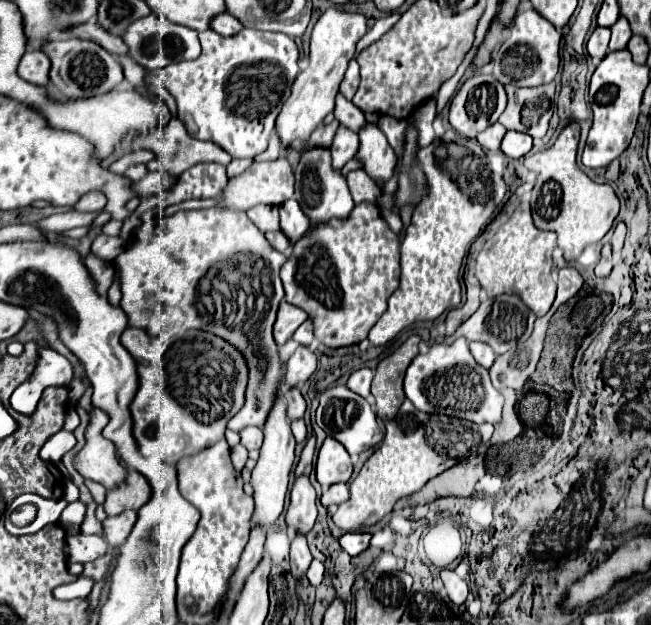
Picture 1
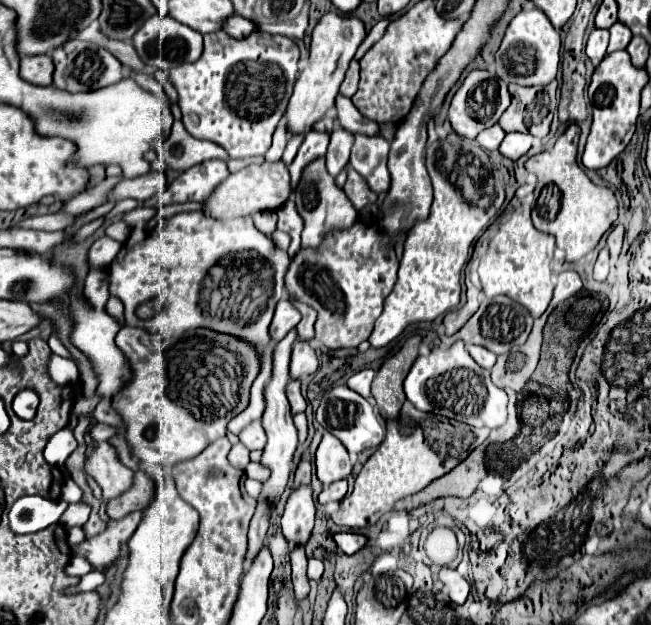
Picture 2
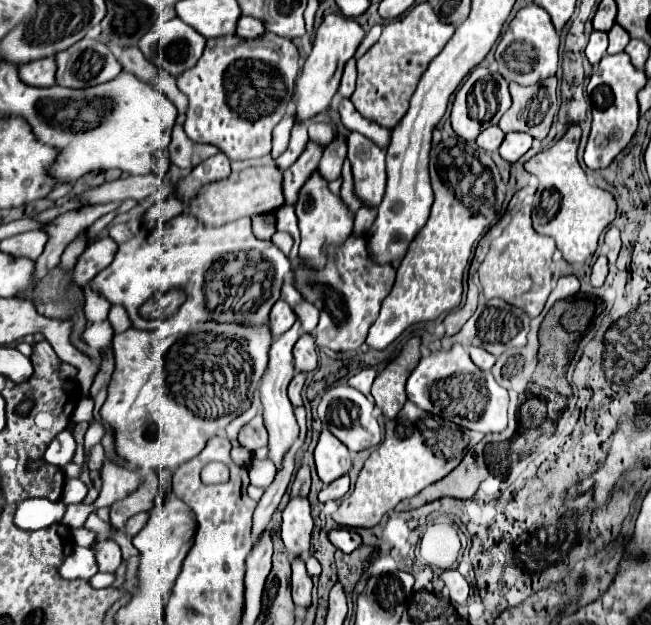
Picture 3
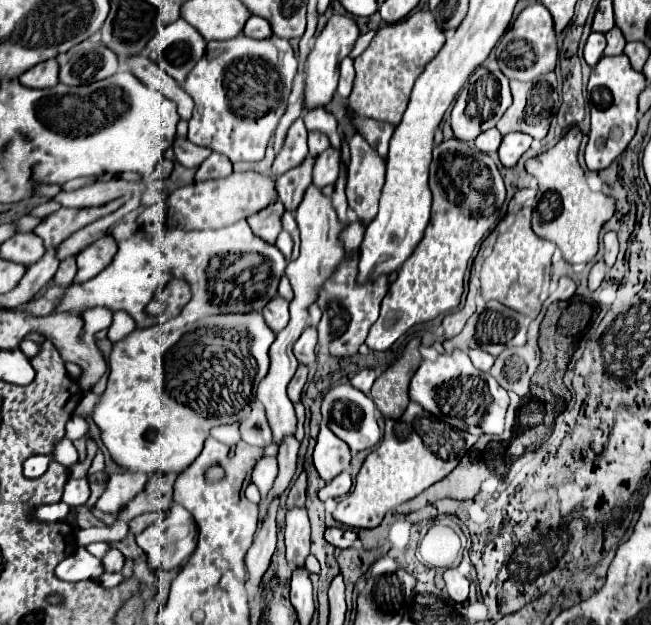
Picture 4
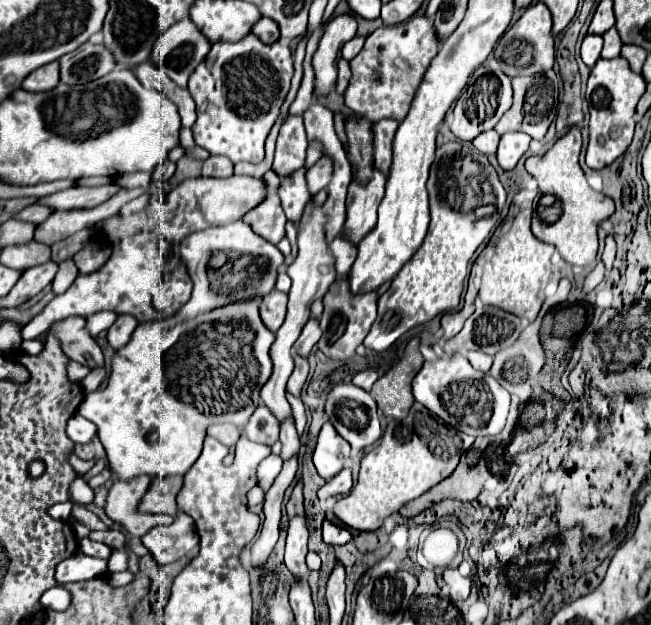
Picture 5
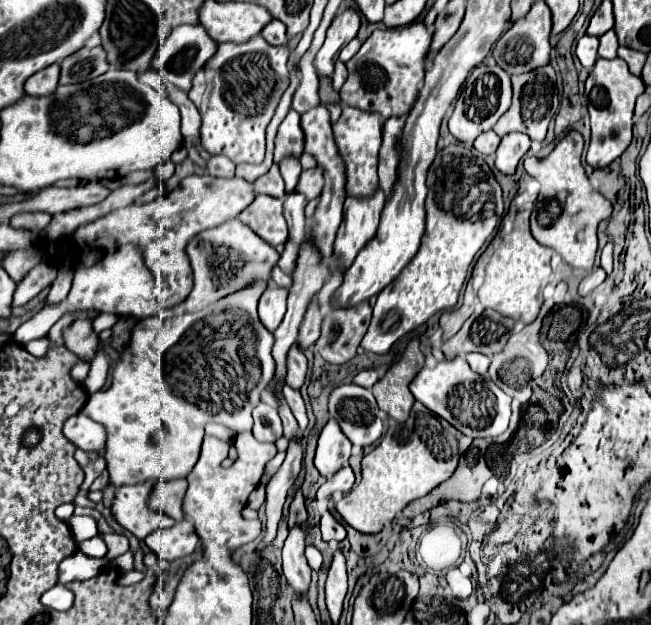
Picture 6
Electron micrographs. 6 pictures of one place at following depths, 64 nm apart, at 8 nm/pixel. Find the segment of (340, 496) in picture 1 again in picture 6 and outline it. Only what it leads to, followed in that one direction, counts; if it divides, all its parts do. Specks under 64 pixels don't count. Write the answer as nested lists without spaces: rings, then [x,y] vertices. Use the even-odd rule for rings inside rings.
[[[346,464],[342,466],[330,480],[326,480],[320,488],[318,488],[318,500],[328,500],[334,492],[348,492],[354,484],[354,472],[352,468]]]

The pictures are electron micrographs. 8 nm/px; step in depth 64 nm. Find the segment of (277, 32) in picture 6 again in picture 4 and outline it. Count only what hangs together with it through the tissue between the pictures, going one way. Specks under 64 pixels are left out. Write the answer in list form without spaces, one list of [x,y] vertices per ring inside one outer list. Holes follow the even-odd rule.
[[[250,16],[250,20],[244,26],[244,34],[252,36],[252,38],[260,38],[260,40],[266,40],[268,36],[274,36],[268,20],[264,20],[260,16]]]

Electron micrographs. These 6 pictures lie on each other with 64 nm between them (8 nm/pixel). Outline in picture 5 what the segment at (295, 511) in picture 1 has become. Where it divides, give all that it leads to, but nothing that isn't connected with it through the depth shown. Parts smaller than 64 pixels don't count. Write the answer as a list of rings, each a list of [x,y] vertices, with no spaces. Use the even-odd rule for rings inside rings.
[[[294,516],[290,518],[288,526],[288,538],[286,538],[286,554],[284,554],[284,564],[292,572],[294,580],[306,580],[308,578],[308,566],[306,566],[306,548],[308,544],[308,528],[306,528],[306,518],[304,516]]]

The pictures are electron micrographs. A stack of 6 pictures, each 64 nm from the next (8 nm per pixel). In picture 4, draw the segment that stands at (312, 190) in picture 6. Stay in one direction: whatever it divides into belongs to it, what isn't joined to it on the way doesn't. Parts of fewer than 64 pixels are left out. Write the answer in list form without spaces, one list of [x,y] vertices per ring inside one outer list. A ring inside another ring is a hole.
[[[334,148],[324,150],[316,158],[316,168],[312,170],[312,184],[316,184],[318,188],[334,184],[338,178],[338,166],[340,166],[340,152],[336,152]]]

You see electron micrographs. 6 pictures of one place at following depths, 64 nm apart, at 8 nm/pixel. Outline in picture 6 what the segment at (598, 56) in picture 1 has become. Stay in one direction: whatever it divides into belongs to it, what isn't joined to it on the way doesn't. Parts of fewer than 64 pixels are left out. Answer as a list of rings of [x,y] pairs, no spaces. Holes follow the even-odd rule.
[[[582,36],[576,44],[576,56],[580,60],[580,64],[590,70],[594,66],[594,62],[598,60],[598,38],[596,36]]]

